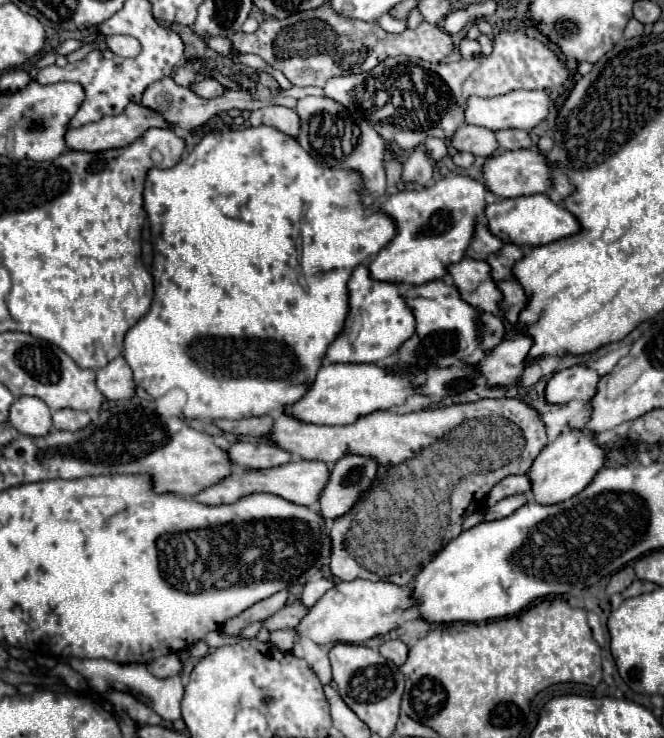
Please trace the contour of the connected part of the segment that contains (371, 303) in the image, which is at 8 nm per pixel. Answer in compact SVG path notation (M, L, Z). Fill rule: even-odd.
M365 264L357 266L351 274L349 304L351 310L345 320L345 328L327 350L329 362L381 362L393 356L403 342L415 334L415 316L399 294L399 284L373 280Z

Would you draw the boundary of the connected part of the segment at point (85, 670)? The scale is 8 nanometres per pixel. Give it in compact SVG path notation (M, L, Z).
M69 658L63 660L67 662L75 672L79 672L83 678L89 680L89 686L93 690L97 690L99 694L111 692L113 690L131 690L137 696L141 696L163 720L167 722L175 722L177 718L181 718L181 698L183 698L183 684L179 676L171 676L171 678L155 678L147 672L147 668L143 664L117 664L111 660L89 660L89 658Z

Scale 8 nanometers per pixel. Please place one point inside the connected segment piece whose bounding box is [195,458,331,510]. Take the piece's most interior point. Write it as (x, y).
(302, 481)

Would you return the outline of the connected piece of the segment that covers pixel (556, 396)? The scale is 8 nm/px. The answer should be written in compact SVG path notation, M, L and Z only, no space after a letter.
M571 366L561 370L547 384L547 402L567 404L571 400L589 400L595 396L599 380L601 376L589 366Z

